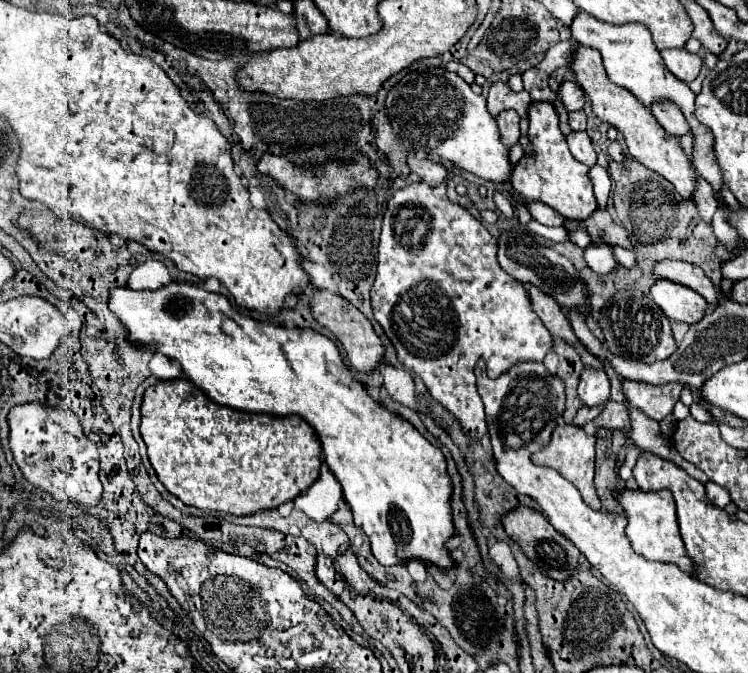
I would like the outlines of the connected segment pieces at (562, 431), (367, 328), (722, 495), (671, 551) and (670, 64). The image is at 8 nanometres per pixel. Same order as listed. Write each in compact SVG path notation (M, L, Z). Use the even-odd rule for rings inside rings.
M558 425L552 433L552 441L550 445L546 445L540 453L536 453L532 457L532 461L536 465L546 465L556 469L564 479L568 479L570 483L576 485L576 489L582 493L584 501L592 507L592 509L600 509L600 499L594 487L594 445L596 445L596 435L592 435L590 431L576 427L576 425Z
M316 289L314 303L312 303L312 315L316 317L316 321L320 325L324 325L330 333L334 333L338 337L338 341L344 345L344 349L348 353L348 361L352 363L352 367L356 371L372 373L378 369L378 365L382 363L382 357L384 357L384 345L378 339L378 335L374 333L370 321L356 307L352 307L350 301L346 301L344 297L336 295L336 293Z
M712 481L706 483L706 493L708 493L708 499L718 507L726 507L730 503L730 493Z
M624 489L618 493L618 501L628 515L626 533L630 537L632 549L638 555L642 555L650 561L672 561L674 565L680 565L688 573L694 571L694 561L686 555L686 547L680 537L678 519L676 519L676 505L672 501L672 493L668 493L668 491L646 493L646 491Z
M664 49L660 51L664 65L674 73L680 81L692 83L702 67L702 59L696 53L688 53L686 49Z

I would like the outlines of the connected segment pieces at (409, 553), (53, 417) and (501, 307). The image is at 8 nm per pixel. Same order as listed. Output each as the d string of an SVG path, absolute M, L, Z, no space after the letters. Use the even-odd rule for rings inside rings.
M170 283L170 285L166 285L158 291L134 291L134 289L128 289L128 287L118 287L118 289L110 291L108 303L110 303L110 311L114 315L118 315L120 321L126 325L126 329L130 333L130 341L136 341L136 345L148 345L154 351L158 351L158 353L162 353L170 359L176 359L182 365L184 375L192 383L196 383L212 401L226 405L226 407L232 407L232 409L238 409L238 411L246 411L246 413L266 413L266 415L276 415L276 417L298 415L304 421L308 421L318 431L320 443L326 449L326 465L330 467L330 471L338 479L338 483L342 485L344 499L354 513L356 527L360 527L368 535L370 545L372 545L372 555L382 565L386 565L386 567L406 565L412 559L418 559L424 565L434 565L438 569L450 569L454 565L452 551L446 547L446 543L456 535L456 529L454 529L454 523L452 523L452 491L454 491L454 487L452 487L450 475L446 471L446 459L444 459L442 451L438 447L434 447L430 441L426 441L412 423L408 423L406 419L402 419L396 413L390 413L386 407L382 407L380 403L376 403L368 395L366 387L356 381L356 377L350 373L348 365L342 361L342 355L340 355L340 351L338 351L338 347L332 339L328 339L326 335L320 335L312 329L284 329L284 327L276 327L272 323L254 321L246 315L240 315L236 309L232 309L230 301L224 295L208 293L202 287L194 287L194 285L188 285L188 283Z
M22 403L8 411L10 449L24 477L48 491L56 499L76 501L80 505L98 505L102 485L98 479L98 449L84 435L84 429L74 411L48 407L44 403Z
M424 181L408 183L396 189L388 199L378 245L378 269L370 297L374 319L396 347L398 359L422 377L430 395L456 415L466 433L478 439L486 435L486 425L484 405L480 405L480 395L476 391L476 361L482 357L488 375L496 379L516 361L544 361L546 353L552 349L552 335L532 311L524 285L500 269L496 261L496 239L464 207L446 197L444 185L430 187ZM410 225L424 225L418 243L414 243L414 229Z

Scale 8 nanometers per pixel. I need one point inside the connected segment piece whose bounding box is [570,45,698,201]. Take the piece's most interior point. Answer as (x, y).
(661, 152)

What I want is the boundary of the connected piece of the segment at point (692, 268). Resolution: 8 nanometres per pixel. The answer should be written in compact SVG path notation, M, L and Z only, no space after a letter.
M666 259L664 263L658 263L654 267L654 273L664 277L664 279L678 281L682 285L688 285L688 287L696 289L708 303L720 303L724 299L730 299L730 291L724 293L724 291L716 289L712 285L712 281L706 277L706 273L700 267L696 267L696 265L690 265L690 263L684 263L684 261Z

